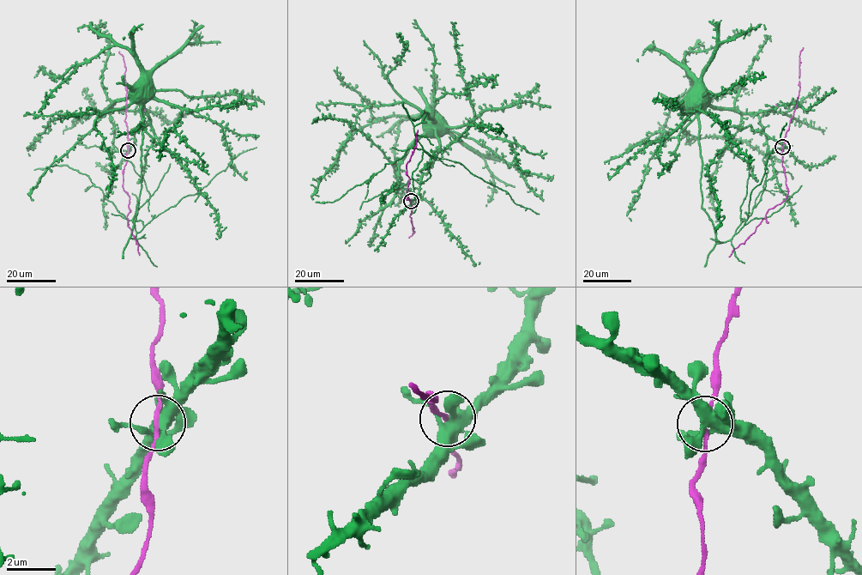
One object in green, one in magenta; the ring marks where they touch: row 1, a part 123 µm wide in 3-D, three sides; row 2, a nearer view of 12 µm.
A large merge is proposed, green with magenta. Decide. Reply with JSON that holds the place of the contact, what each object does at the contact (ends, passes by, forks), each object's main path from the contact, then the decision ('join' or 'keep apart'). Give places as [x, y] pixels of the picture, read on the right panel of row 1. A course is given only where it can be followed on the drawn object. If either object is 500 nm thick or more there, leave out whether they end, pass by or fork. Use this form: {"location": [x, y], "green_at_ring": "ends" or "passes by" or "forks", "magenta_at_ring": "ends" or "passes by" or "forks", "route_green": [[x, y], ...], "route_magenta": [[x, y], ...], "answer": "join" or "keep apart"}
{"location": [782, 147], "green_at_ring": "forks", "magenta_at_ring": "passes by", "route_green": [[782, 147], [750, 125], [726, 125], [699, 114], [702, 208], [718, 243], [744, 225], [750, 192], [786, 123]], "route_magenta": [[782, 147], [786, 197], [769, 208], [756, 231], [729, 257]], "answer": "join"}

